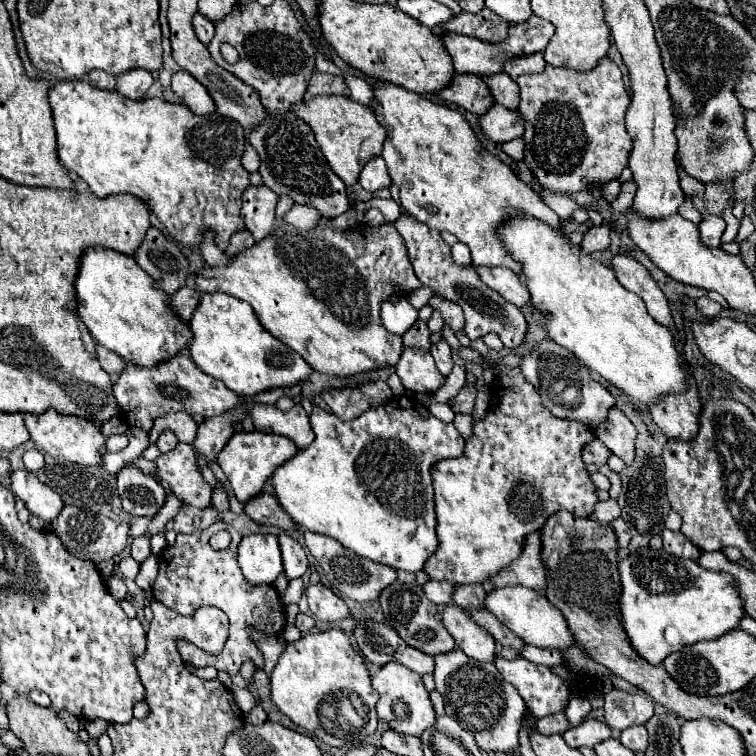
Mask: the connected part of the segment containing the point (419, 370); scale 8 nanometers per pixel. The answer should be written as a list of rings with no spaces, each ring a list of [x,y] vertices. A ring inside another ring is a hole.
[[[404,348],[396,374],[402,378],[402,386],[412,392],[436,392],[444,382],[432,354],[420,348]]]

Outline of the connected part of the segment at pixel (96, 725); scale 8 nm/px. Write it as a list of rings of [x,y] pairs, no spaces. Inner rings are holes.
[[[86,720],[86,724],[84,724],[86,732],[88,732],[90,736],[94,736],[94,738],[102,736],[102,734],[106,732],[106,726],[108,726],[106,720]]]

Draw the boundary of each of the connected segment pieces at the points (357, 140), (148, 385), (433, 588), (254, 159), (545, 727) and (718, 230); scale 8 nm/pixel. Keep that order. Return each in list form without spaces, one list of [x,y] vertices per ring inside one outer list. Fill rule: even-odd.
[[[314,96],[294,106],[292,110],[296,112],[296,116],[310,124],[330,168],[334,170],[336,176],[342,178],[346,186],[356,184],[364,164],[372,156],[378,156],[382,152],[386,130],[382,128],[382,124],[376,120],[374,112],[368,106],[358,104],[348,96]]]
[[[182,352],[168,362],[162,362],[154,368],[140,368],[130,364],[114,384],[114,396],[122,408],[122,418],[128,426],[150,430],[154,418],[166,412],[186,412],[190,416],[212,418],[226,414],[242,404],[242,396],[226,388],[220,380],[204,374],[190,358]]]
[[[430,580],[428,584],[424,584],[424,592],[426,592],[428,600],[432,600],[434,604],[446,606],[452,600],[454,586],[452,586],[452,582],[434,582],[434,580]]]
[[[252,146],[246,148],[246,152],[244,152],[244,156],[242,156],[242,164],[244,164],[244,168],[246,168],[248,172],[258,172],[258,168],[260,168],[260,158],[258,158],[258,154],[256,154],[256,150],[254,150]]]
[[[556,712],[556,714],[550,714],[550,716],[538,718],[534,728],[536,728],[536,732],[540,732],[544,736],[552,736],[552,734],[564,734],[570,728],[570,724],[568,724],[564,712]]]
[[[706,216],[698,224],[698,230],[700,230],[700,240],[706,246],[720,246],[720,238],[726,230],[726,222],[722,220],[722,216]]]

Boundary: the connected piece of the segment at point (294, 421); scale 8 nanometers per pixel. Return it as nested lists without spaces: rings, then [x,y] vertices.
[[[252,402],[248,408],[248,416],[252,418],[252,424],[258,432],[270,432],[280,434],[296,442],[298,448],[306,448],[314,442],[314,430],[310,426],[308,414],[300,404],[296,404],[292,410],[282,412],[276,406],[266,406]]]

